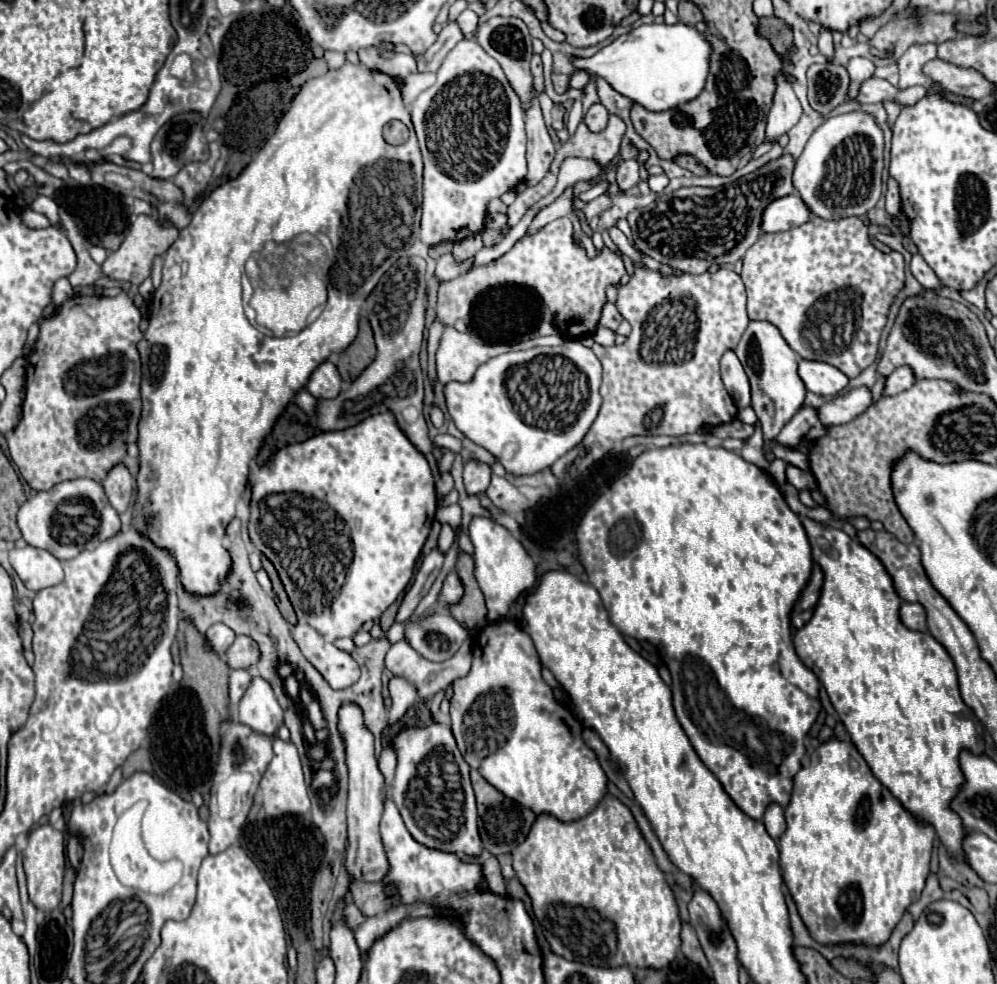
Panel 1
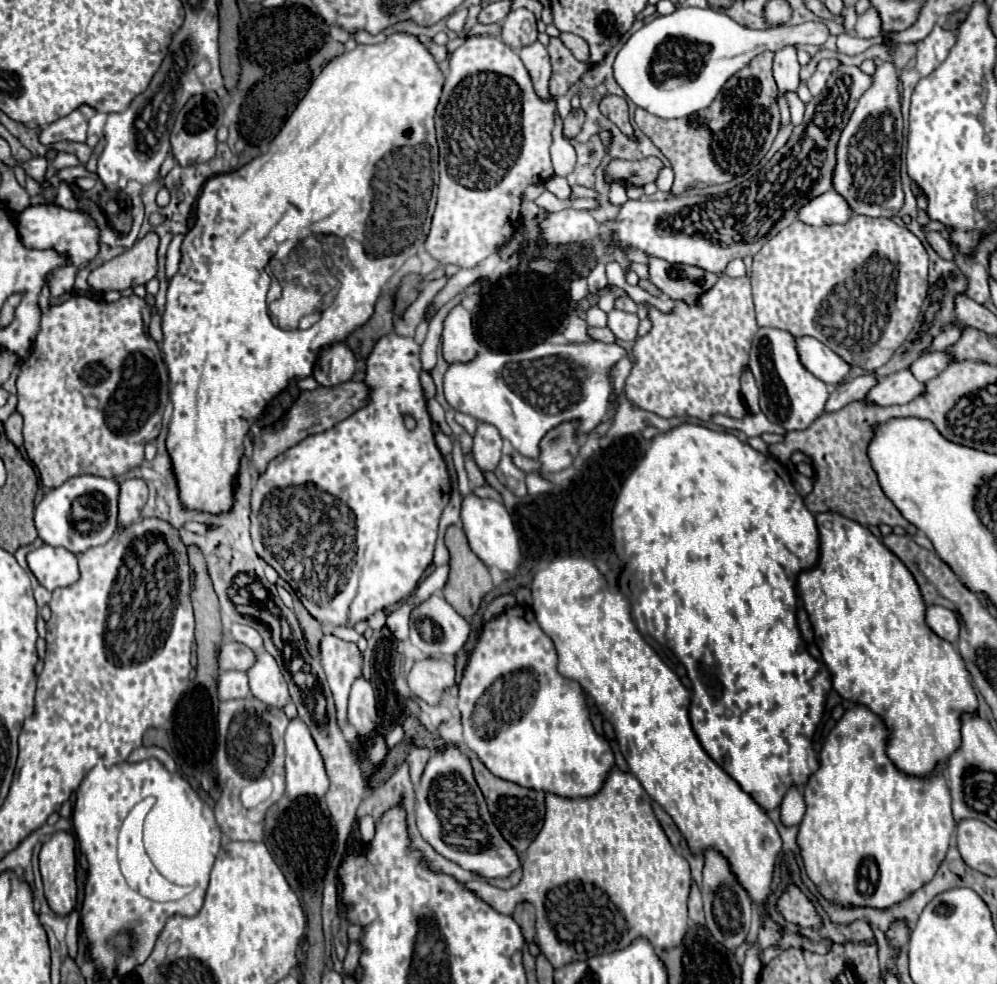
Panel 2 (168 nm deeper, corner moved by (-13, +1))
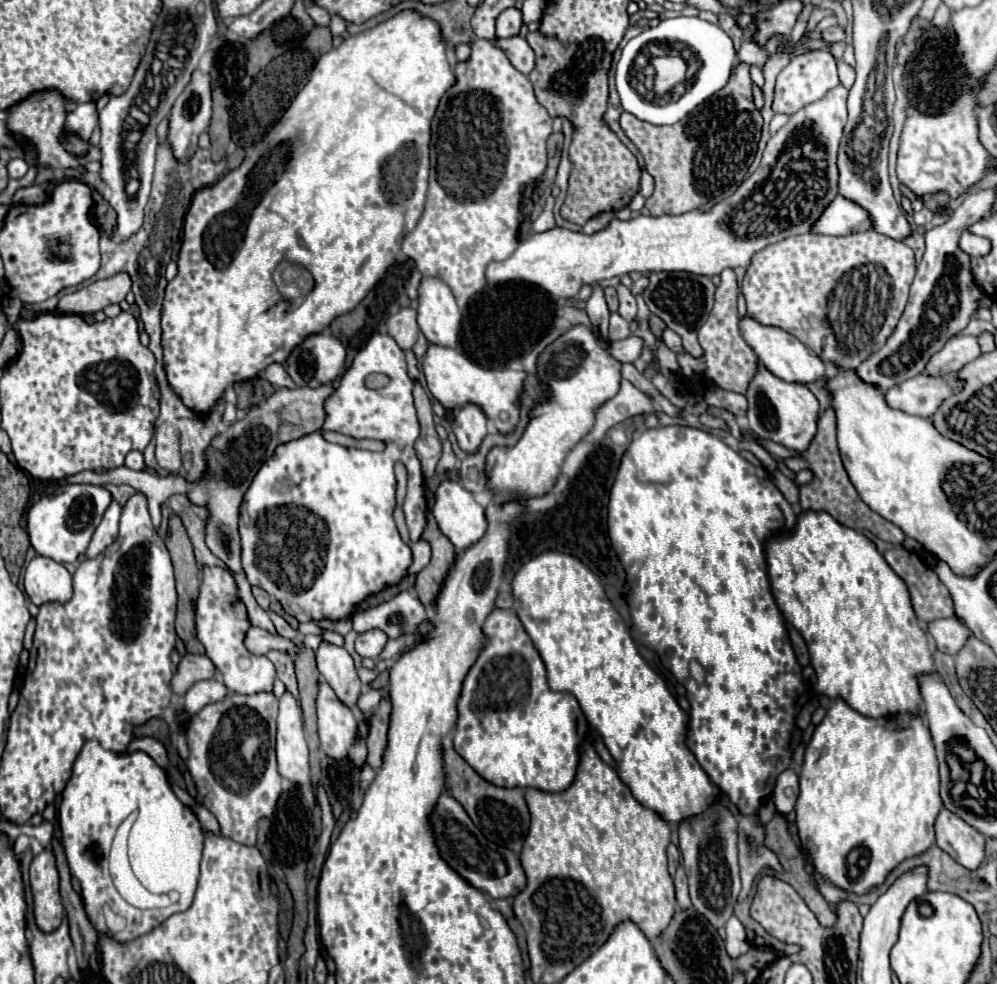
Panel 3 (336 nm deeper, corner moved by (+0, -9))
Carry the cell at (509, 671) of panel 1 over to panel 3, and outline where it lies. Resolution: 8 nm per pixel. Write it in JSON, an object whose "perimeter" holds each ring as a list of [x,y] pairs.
{"perimeter":[[[495,608],[485,620],[483,632],[487,634],[487,644],[471,666],[457,704],[459,720],[453,732],[455,750],[469,762],[469,766],[473,766],[473,770],[477,770],[477,774],[481,774],[481,778],[495,786],[539,788],[545,792],[565,790],[569,782],[573,782],[573,770],[577,770],[577,728],[587,728],[577,698],[569,692],[553,692],[549,688],[545,664],[513,610]]]}

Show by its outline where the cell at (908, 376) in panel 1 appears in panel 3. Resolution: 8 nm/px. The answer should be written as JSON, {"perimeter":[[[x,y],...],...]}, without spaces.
{"perimeter":[[[955,336],[945,344],[941,352],[937,352],[929,360],[925,374],[939,376],[947,372],[957,372],[979,356],[981,356],[981,348],[979,348],[977,336]]]}

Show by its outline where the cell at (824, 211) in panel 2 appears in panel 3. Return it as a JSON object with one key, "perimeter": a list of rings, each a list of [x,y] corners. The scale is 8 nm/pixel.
{"perimeter":[[[837,196],[815,222],[813,232],[829,234],[829,236],[849,236],[855,232],[865,232],[873,228],[873,220],[857,202],[849,202],[847,198]]]}

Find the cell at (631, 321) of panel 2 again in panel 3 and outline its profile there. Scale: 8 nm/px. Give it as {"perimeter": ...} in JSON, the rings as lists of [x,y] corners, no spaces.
{"perimeter":[[[619,312],[611,314],[611,324],[609,324],[609,340],[621,340],[631,334],[629,322],[619,316]]]}

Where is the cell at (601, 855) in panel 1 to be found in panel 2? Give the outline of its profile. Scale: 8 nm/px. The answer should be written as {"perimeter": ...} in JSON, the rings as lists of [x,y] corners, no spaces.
{"perimeter":[[[618,768],[612,770],[602,790],[592,798],[570,800],[546,794],[546,820],[540,834],[526,850],[522,870],[524,876],[520,884],[510,890],[498,890],[482,880],[468,882],[464,888],[474,892],[496,912],[508,916],[514,912],[518,902],[532,902],[536,908],[538,944],[554,968],[628,948],[628,944],[638,938],[650,940],[654,948],[674,948],[682,944],[682,936],[686,936],[686,902],[692,884],[690,866],[668,842],[652,812],[646,790],[632,774],[624,774]]]}

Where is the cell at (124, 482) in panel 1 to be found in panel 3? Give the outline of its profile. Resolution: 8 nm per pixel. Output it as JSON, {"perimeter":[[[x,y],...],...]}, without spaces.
{"perimeter":[[[113,500],[91,538],[91,544],[87,548],[87,558],[95,558],[97,554],[101,554],[107,546],[115,542],[119,532],[119,518],[121,518],[121,506]]]}

